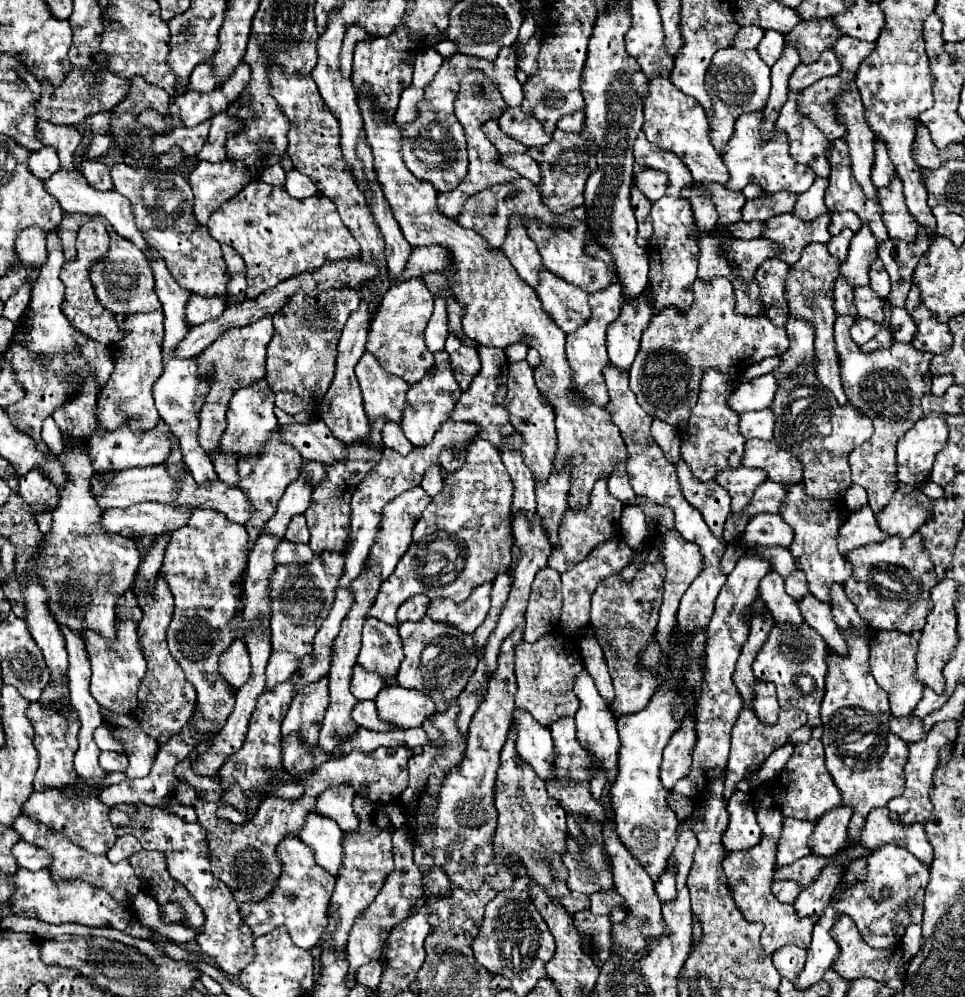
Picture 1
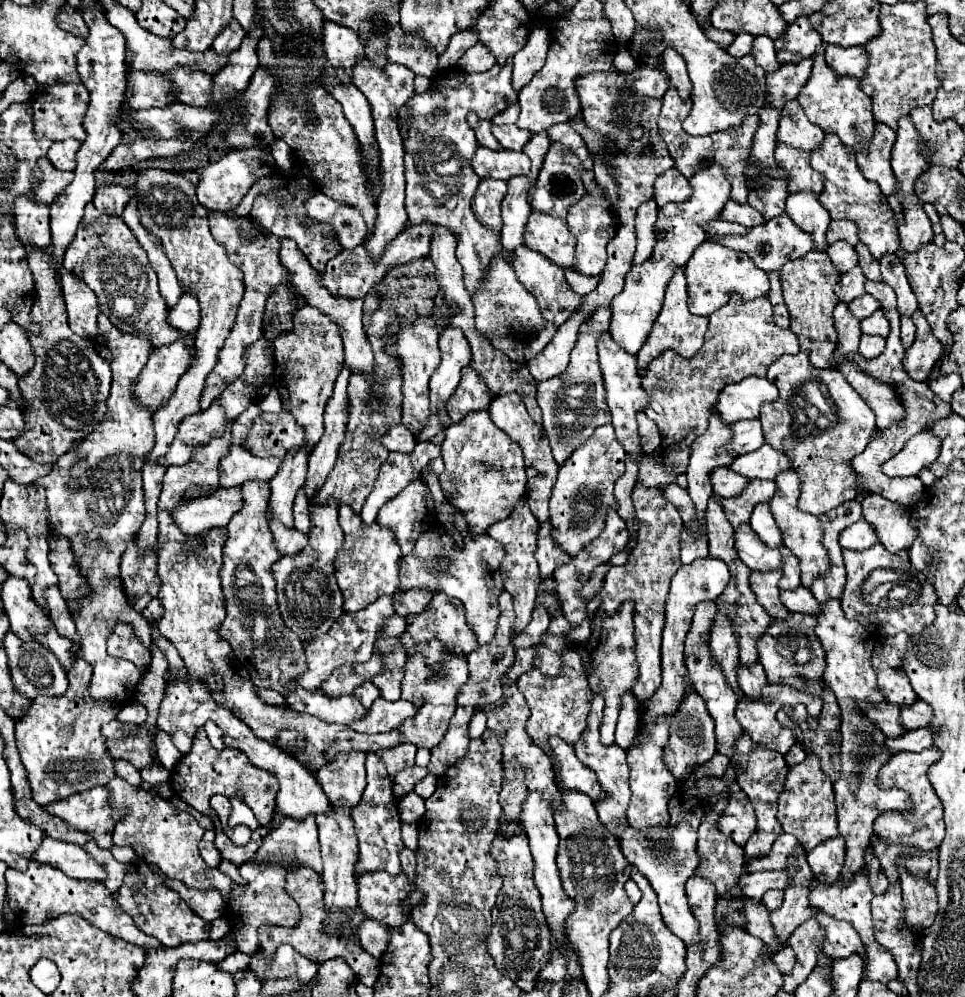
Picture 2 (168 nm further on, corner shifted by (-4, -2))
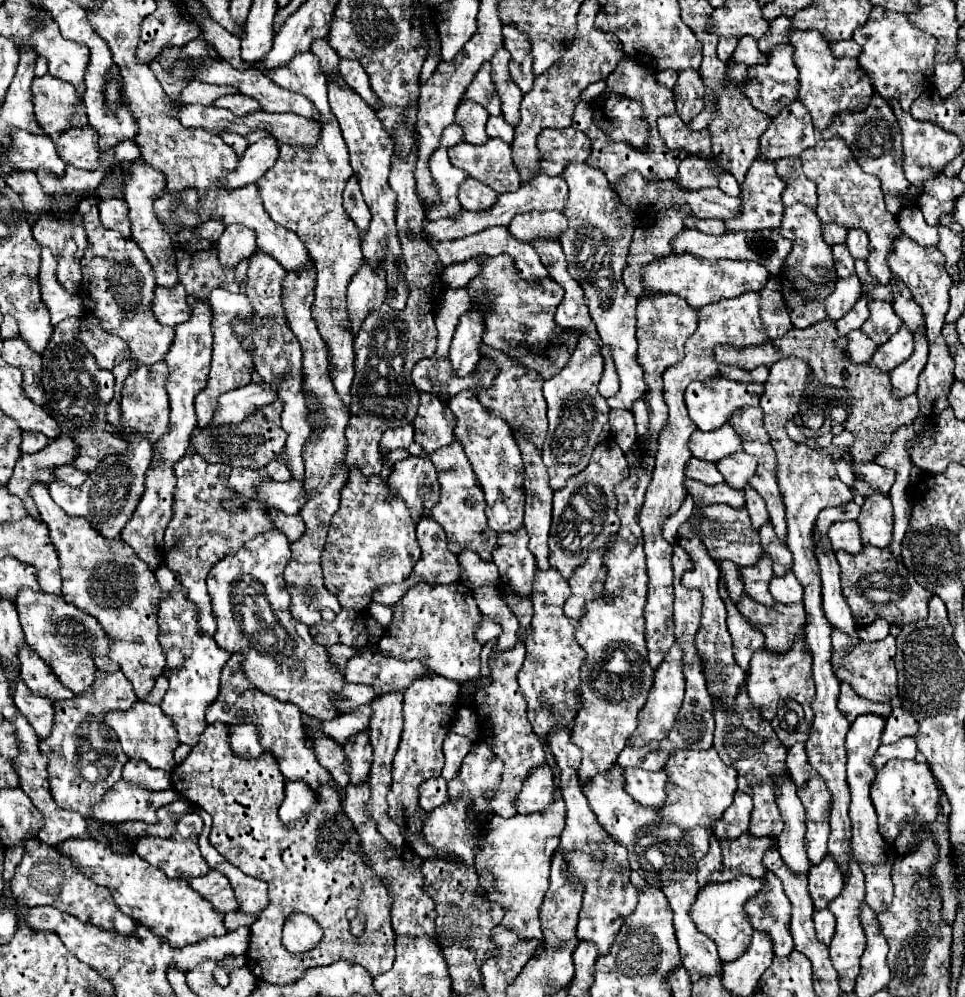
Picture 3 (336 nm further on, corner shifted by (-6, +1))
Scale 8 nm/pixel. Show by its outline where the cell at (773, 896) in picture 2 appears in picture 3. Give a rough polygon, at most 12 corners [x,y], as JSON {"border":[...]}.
{"border":[[775,875],[749,899],[755,929],[771,931],[775,957],[793,951],[791,903]]}

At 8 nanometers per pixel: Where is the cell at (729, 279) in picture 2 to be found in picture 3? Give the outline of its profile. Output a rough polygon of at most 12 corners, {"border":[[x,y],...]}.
{"border":[[673,253],[647,267],[653,293],[675,291],[695,309],[770,274],[753,261]]}

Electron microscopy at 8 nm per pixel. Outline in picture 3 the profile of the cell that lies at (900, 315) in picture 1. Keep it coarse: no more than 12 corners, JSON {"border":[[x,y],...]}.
{"border":[[907,325],[875,351],[881,371],[891,371],[913,351]]}

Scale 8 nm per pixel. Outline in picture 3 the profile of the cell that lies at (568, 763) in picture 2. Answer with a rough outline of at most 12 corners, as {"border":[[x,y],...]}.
{"border":[[713,747],[675,751],[667,803],[619,775],[581,787],[631,869],[665,893],[691,981],[719,971],[689,913],[737,771]]}

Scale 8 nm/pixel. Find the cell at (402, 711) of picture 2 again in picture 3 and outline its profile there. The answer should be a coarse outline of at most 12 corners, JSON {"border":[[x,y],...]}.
{"border":[[363,705],[339,719],[323,721],[323,733],[337,743],[369,727],[373,709]]}

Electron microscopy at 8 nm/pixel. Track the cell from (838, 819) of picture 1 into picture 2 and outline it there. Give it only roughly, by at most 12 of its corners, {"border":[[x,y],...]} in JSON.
{"border":[[841,836],[807,854],[813,876],[821,884],[839,878],[845,860]]}

